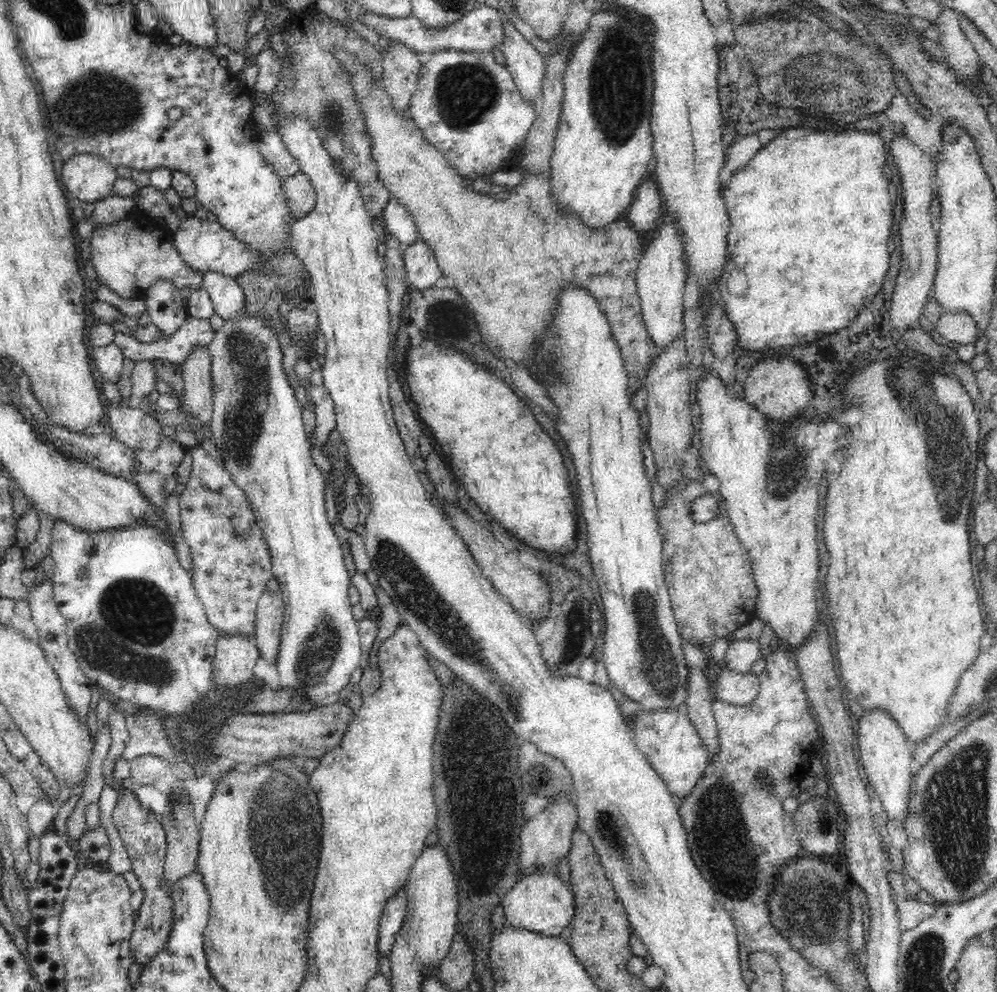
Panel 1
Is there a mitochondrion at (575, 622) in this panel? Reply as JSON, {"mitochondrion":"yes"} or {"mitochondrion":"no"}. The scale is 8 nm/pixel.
{"mitochondrion":"yes"}

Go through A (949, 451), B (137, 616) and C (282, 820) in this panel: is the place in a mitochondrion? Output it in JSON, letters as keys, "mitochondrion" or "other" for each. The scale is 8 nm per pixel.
{"A":"mitochondrion","B":"mitochondrion","C":"mitochondrion"}

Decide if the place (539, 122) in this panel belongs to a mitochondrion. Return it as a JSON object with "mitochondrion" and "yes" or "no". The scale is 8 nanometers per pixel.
{"mitochondrion":"no"}

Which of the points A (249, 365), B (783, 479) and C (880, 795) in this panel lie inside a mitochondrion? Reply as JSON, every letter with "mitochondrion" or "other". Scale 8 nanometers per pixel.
{"A":"mitochondrion","B":"mitochondrion","C":"other"}

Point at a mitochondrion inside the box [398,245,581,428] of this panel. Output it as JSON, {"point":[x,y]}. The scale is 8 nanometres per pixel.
{"point":[559,353]}

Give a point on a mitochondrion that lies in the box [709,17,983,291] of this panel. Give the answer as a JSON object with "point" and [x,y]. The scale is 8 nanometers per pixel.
{"point":[801,78]}

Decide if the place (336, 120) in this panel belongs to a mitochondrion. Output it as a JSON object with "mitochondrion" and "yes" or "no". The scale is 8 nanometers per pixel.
{"mitochondrion":"yes"}

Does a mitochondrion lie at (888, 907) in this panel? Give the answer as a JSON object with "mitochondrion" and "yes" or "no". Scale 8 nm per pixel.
{"mitochondrion":"no"}

